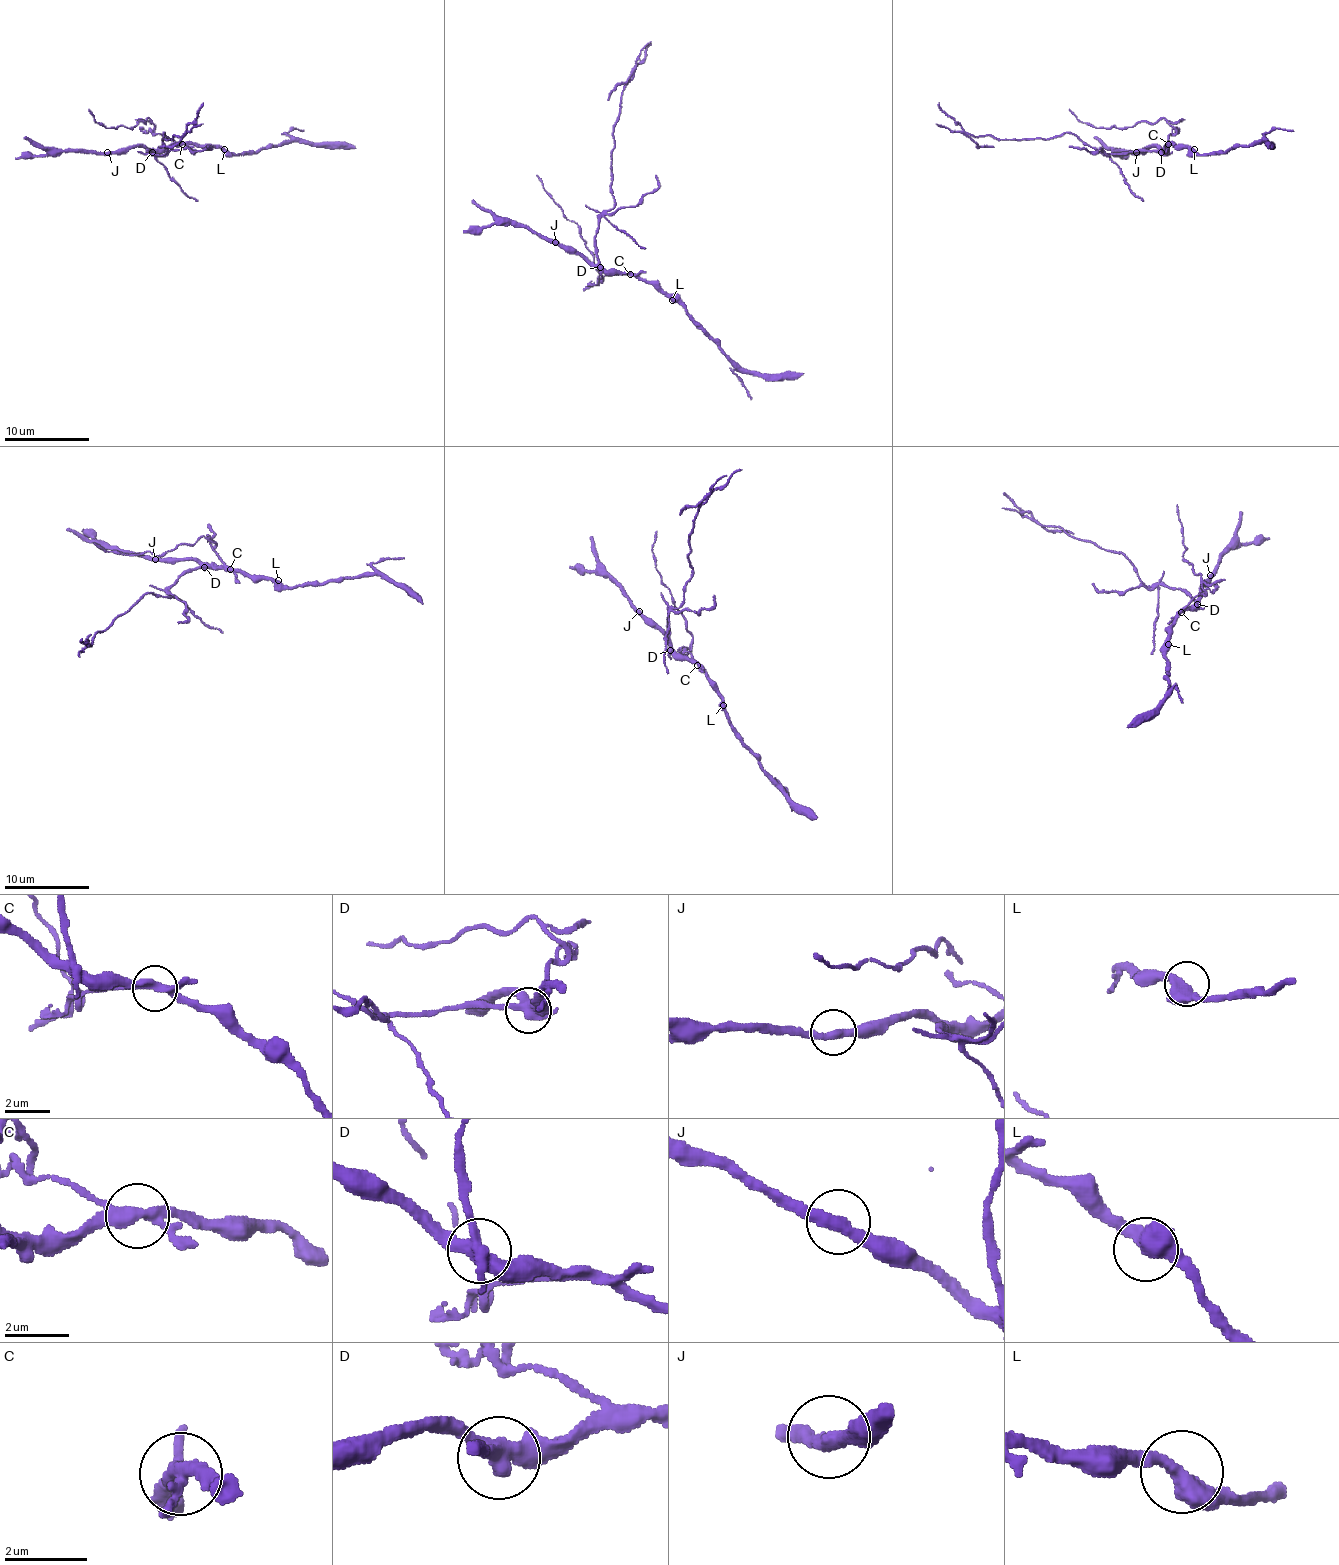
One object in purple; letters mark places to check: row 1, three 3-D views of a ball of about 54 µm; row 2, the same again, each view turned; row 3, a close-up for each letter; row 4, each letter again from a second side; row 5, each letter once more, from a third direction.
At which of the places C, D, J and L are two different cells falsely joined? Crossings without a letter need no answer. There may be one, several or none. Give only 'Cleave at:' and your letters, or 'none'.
Cleave at: C, D

